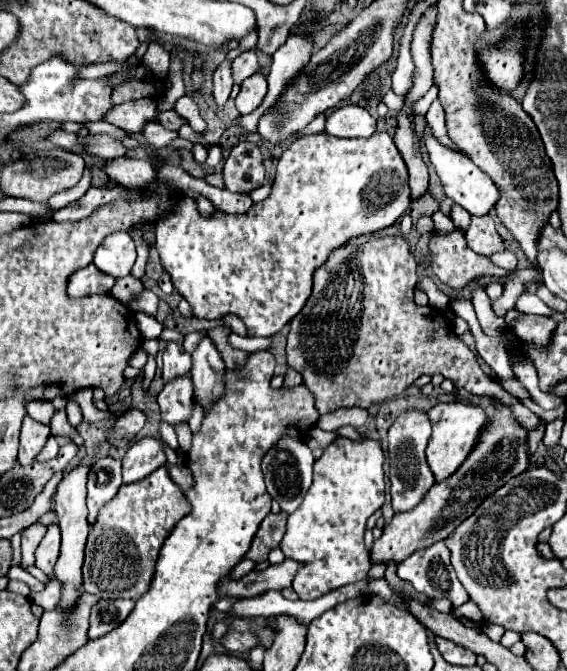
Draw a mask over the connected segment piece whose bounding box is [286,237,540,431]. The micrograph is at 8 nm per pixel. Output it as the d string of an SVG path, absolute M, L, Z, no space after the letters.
M402 237L370 239L352 247L344 245L336 249L336 253L332 253L332 257L328 257L320 269L316 269L312 295L290 323L286 357L288 365L302 375L304 385L312 391L318 413L324 415L340 407L368 409L370 405L398 397L420 375L432 377L434 373L440 373L446 379L452 379L458 389L466 389L472 395L490 395L512 407L512 414L528 431L537 428L540 418L480 369L476 355L468 349L462 337L452 331L446 313L434 307L418 307L414 303L416 283L416 261L408 249L406 239Z

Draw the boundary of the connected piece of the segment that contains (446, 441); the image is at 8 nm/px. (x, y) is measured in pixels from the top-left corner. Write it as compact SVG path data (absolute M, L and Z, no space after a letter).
M438 403L428 411L428 419L432 423L432 437L428 441L426 459L428 459L428 465L430 465L436 481L444 481L460 467L464 457L468 457L468 453L472 451L472 445L476 443L476 437L478 437L480 429L486 425L488 417L476 405Z

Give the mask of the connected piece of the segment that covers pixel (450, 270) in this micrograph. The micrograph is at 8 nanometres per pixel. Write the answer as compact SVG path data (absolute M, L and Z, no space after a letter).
M454 229L452 233L446 233L446 235L438 235L438 233L432 233L430 237L430 243L428 243L428 253L426 253L426 261L432 269L432 273L448 287L452 287L454 291L460 291L462 287L466 287L470 281L478 279L480 275L490 275L494 279L500 279L504 275L504 269L496 267L490 257L486 255L478 255L474 253L468 245L466 245L466 237L462 231Z

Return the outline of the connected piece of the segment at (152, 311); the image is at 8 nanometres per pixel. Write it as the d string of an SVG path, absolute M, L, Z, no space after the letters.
M144 289L142 293L138 293L138 297L132 303L128 303L128 307L132 311L144 311L144 313L154 317L156 315L156 307L158 307L158 297L150 289Z

